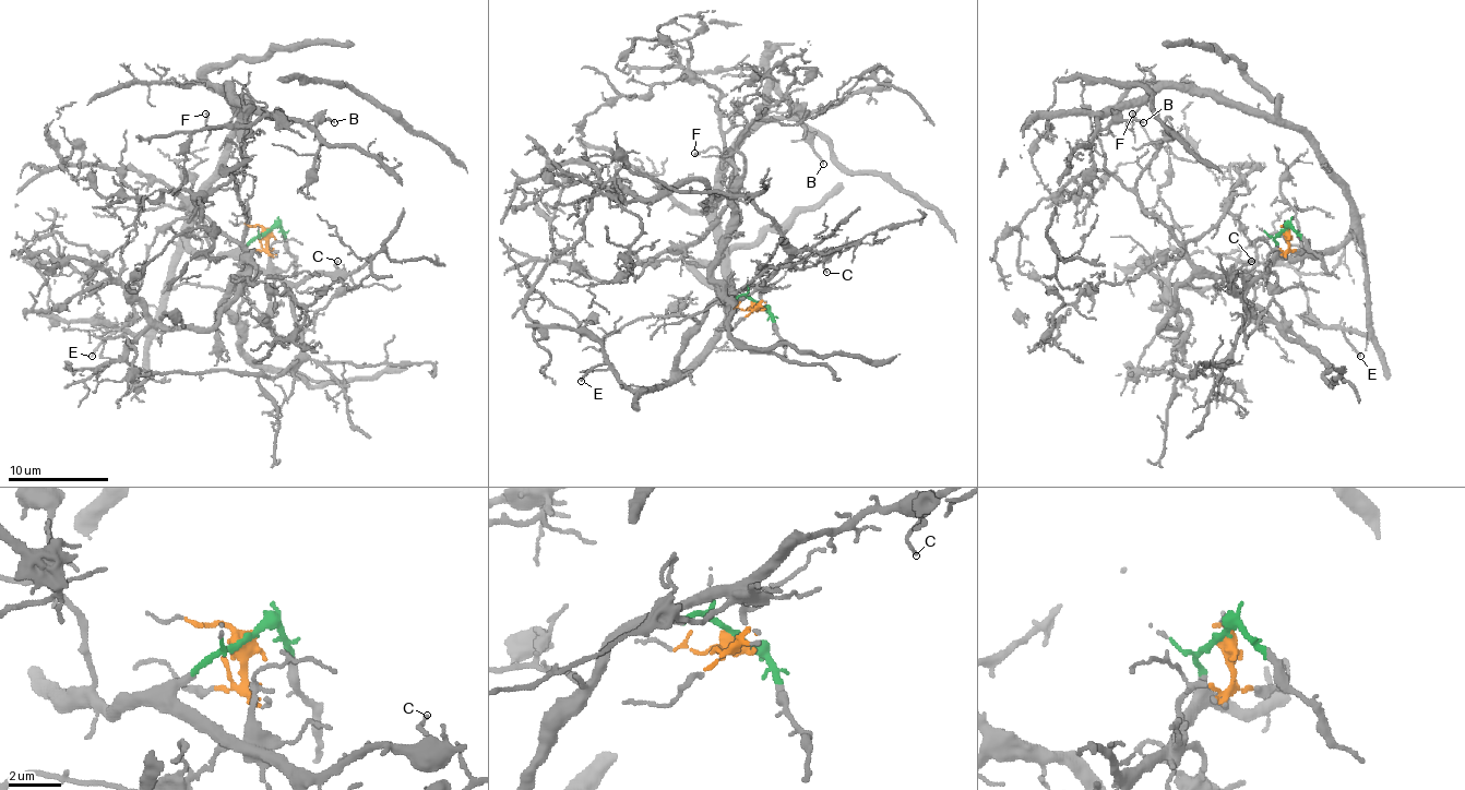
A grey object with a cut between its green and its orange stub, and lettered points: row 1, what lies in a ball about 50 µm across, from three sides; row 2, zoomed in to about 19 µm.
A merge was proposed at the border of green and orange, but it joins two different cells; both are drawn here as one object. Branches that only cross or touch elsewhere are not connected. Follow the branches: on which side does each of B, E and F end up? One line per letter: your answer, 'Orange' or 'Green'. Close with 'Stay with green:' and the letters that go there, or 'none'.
B: Green
E: Green
F: Green
Stay with green: B, E, F

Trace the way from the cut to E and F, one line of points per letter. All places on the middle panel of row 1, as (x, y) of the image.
E: (757, 306), (745, 296), (716, 300), (679, 356), (671, 379), (664, 386), (631, 391), (600, 366), (581, 381)
F: (757, 306), (716, 300), (679, 371), (726, 313), (726, 157), (693, 152)

